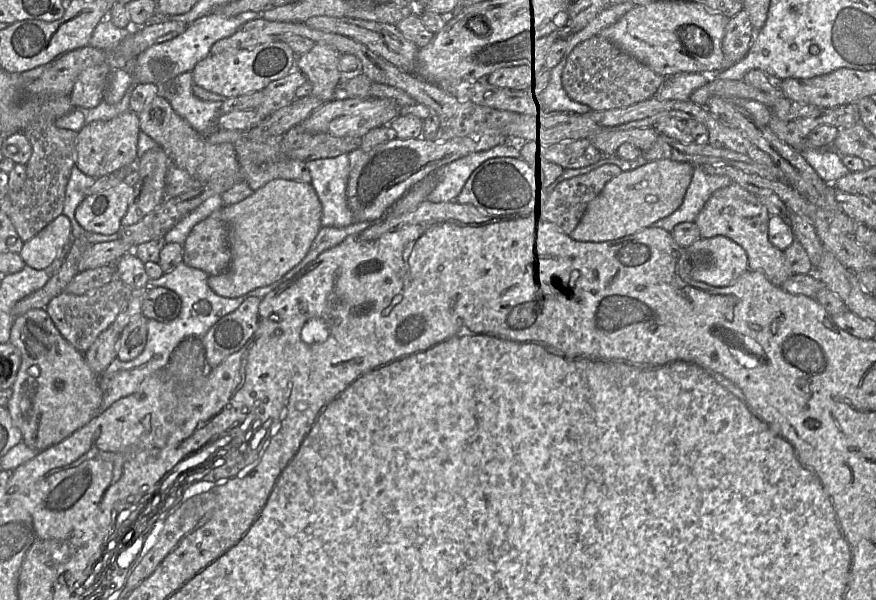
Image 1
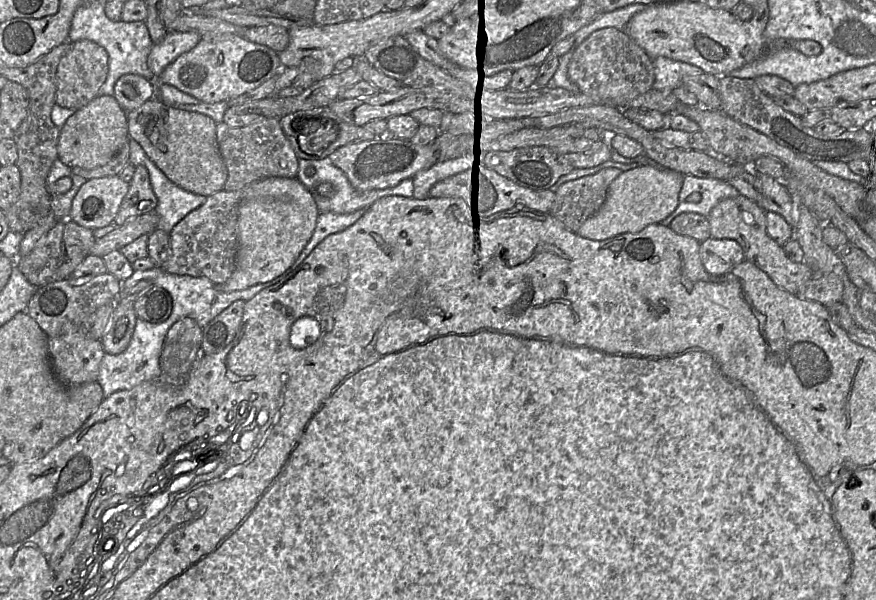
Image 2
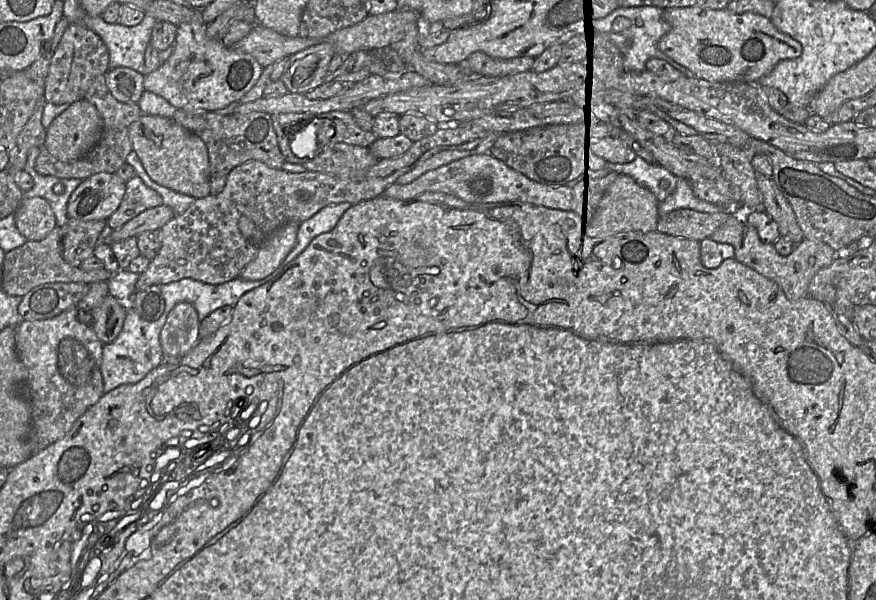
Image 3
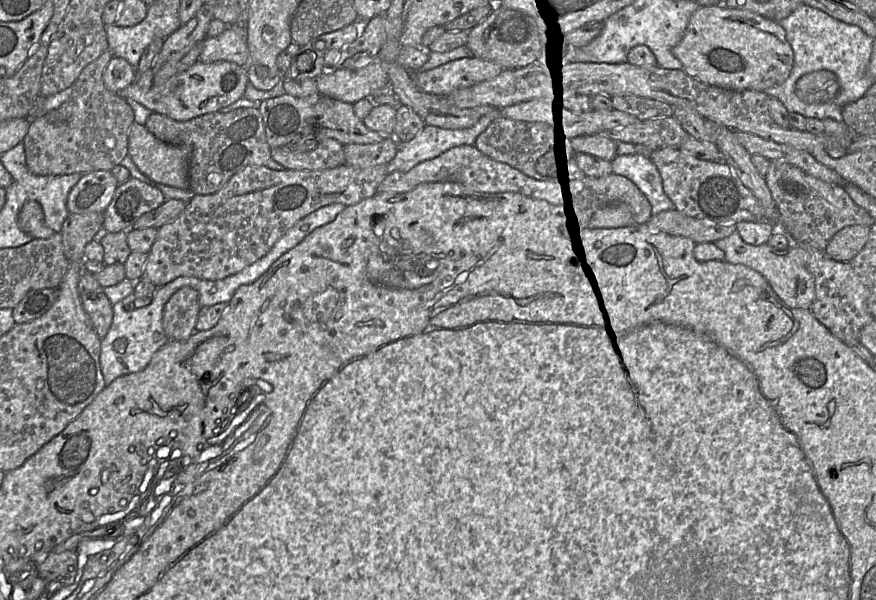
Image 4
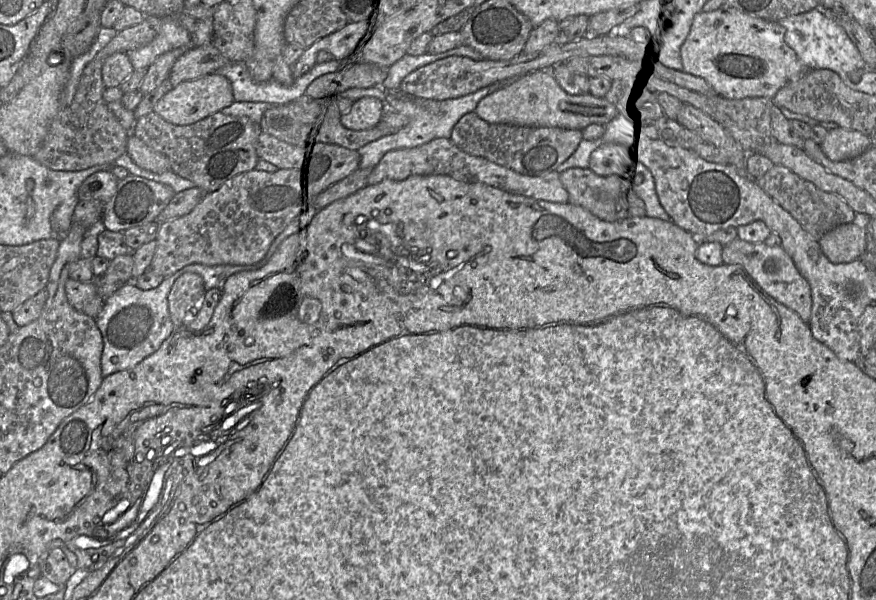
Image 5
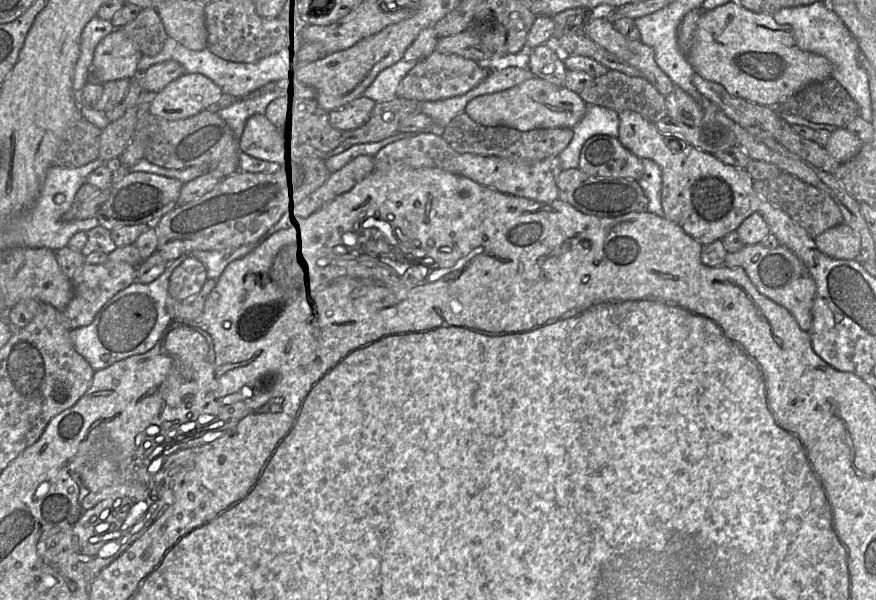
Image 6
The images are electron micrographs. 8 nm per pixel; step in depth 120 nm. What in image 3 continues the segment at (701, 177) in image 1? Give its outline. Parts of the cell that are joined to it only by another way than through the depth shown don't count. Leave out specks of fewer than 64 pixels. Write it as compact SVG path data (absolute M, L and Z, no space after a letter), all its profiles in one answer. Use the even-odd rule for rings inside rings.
M679 178L675 191L660 203L659 216L661 217L677 209L691 209L712 214L732 210L732 208L725 209L697 198L687 178Z

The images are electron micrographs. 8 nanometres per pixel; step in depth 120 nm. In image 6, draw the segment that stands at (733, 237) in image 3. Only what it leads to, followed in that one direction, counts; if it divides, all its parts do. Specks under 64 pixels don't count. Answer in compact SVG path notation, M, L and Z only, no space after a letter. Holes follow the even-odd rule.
M760 243L744 245L737 252L727 253L723 264L729 268L743 268L762 295L788 310L801 330L810 330L816 283L807 267L793 252L782 245L775 248L767 248Z

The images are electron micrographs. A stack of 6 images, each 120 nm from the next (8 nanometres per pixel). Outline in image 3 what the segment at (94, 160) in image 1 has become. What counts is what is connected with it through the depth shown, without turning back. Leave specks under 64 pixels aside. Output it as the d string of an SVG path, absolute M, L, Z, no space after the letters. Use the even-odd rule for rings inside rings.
M88 100L71 103L46 128L45 148L56 159L69 162L82 158L100 140L103 121Z

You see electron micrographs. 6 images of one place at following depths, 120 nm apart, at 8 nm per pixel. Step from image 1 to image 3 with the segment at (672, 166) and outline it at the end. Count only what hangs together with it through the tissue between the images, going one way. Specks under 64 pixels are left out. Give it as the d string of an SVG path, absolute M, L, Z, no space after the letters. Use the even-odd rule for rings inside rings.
M621 174L611 185L595 220L587 227L593 234L603 235L624 231L649 232L657 230L660 201L635 177Z

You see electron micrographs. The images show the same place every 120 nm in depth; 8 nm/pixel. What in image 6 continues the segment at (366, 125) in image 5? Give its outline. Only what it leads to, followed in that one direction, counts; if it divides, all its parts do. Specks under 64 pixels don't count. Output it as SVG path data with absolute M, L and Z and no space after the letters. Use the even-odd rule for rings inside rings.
M364 94L329 112L330 124L339 130L353 130L367 122L376 102Z

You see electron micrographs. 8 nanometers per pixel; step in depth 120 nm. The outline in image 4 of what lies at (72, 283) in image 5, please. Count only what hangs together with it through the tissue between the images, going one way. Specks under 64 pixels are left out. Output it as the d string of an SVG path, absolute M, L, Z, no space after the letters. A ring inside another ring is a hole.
M103 291L83 292L80 300L84 311L100 339L104 338L110 329L113 319L112 303Z

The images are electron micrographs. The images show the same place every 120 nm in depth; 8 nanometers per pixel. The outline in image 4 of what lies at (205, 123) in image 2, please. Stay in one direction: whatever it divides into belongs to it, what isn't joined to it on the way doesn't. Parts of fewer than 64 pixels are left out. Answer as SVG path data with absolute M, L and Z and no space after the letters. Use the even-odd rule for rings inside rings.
M133 122L128 132L128 155L136 167L155 182L180 189L189 188L189 161L191 148L174 146L157 139L145 125Z

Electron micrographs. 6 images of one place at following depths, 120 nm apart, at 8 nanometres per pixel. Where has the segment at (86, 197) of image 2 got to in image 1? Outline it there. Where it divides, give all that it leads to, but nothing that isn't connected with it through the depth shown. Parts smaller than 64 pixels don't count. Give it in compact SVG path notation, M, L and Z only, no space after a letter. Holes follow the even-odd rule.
M124 181L86 196L74 213L76 221L87 232L118 233L134 189Z

